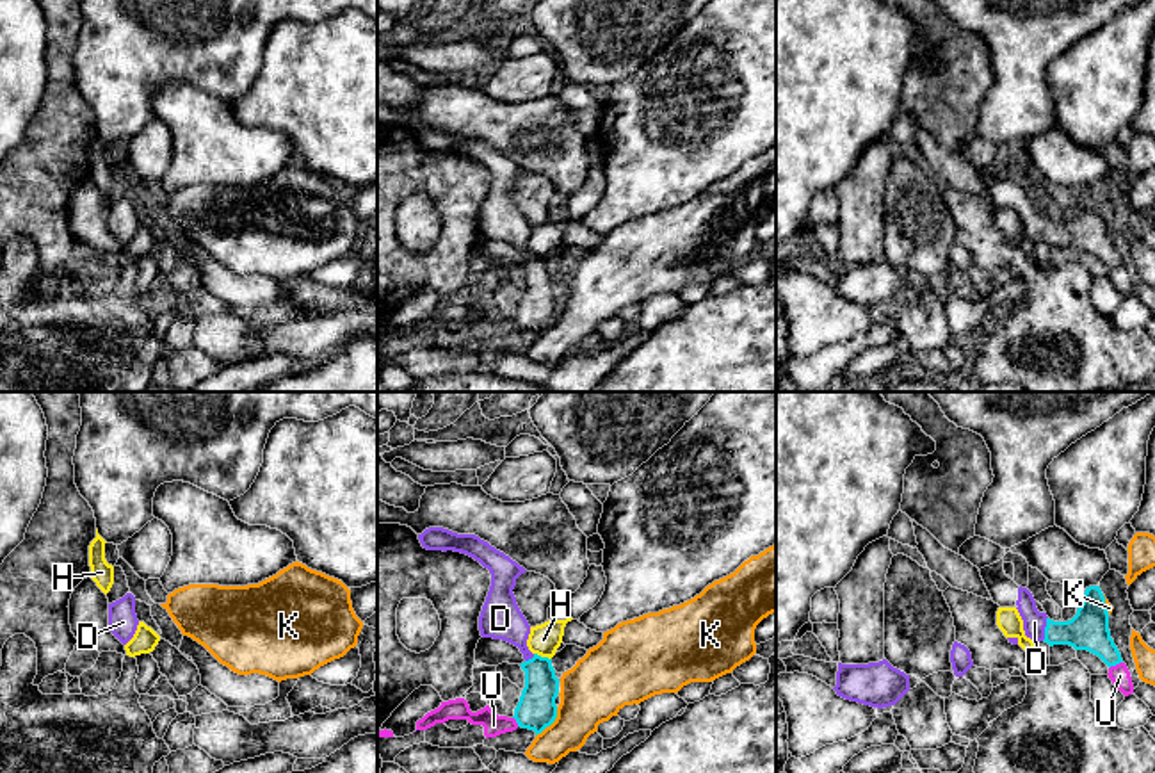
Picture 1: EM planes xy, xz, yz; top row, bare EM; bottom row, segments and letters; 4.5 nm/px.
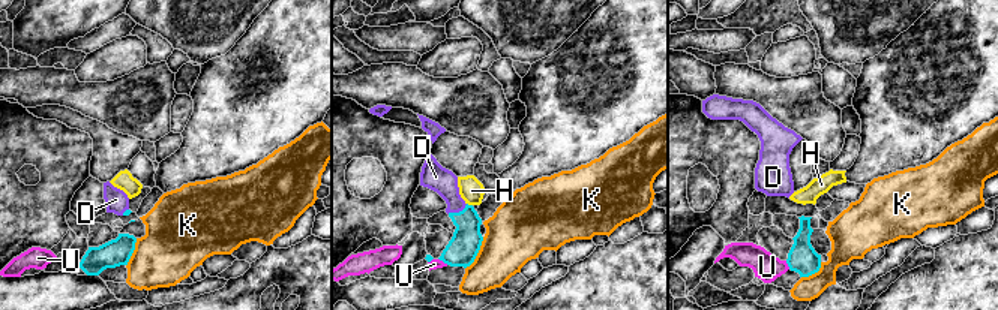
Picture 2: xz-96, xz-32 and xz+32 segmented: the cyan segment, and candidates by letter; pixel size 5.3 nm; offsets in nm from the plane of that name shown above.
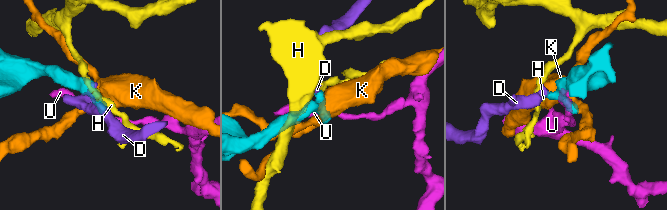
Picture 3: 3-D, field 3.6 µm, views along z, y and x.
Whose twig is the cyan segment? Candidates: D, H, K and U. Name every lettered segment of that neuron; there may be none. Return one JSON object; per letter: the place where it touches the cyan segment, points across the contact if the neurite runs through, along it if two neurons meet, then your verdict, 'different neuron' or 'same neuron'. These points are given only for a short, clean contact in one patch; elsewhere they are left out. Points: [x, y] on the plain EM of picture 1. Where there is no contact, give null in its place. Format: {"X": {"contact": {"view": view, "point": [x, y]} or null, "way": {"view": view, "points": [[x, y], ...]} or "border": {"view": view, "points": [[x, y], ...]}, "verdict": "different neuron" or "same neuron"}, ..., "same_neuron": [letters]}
{"D": {"contact": {"view": "yz", "point": [1045, 230]}, "way": {"view": "yz", "points": [[1088, 230], [1045, 230], [1034, 223]]}, "verdict": "same neuron"}, "H": {"contact": {"view": "xz", "point": [543, 259]}, "border": {"view": "xz", "points": [[534, 253], [550, 260]]}, "verdict": "different neuron"}, "K": {"contact": {"view": "xz", "point": [550, 325]}, "border": {"view": "xz", "points": [[557, 309], [557, 317], [536, 337]]}, "verdict": "different neuron"}, "U": {"contact": {"view": "yz", "point": [1114, 266]}, "border": {"view": "yz", "points": [[1122, 262], [1109, 269]]}, "verdict": "different neuron"}, "same_neuron": ["D"]}

